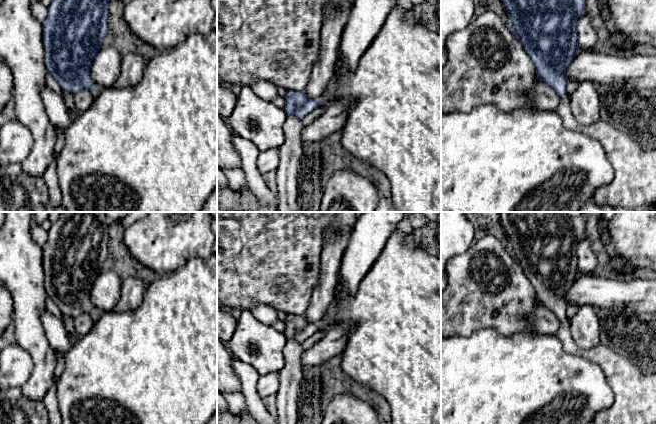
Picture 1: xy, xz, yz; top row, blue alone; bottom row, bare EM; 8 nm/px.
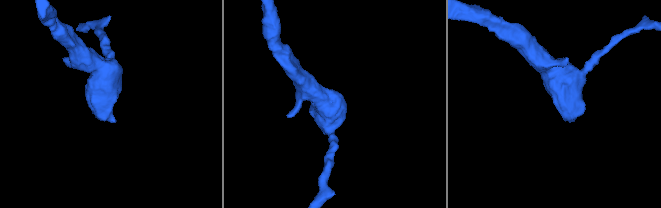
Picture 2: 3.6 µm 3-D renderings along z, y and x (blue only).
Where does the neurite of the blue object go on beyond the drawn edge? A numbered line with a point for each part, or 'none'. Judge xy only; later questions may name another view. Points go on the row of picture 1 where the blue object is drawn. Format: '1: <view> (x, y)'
none

